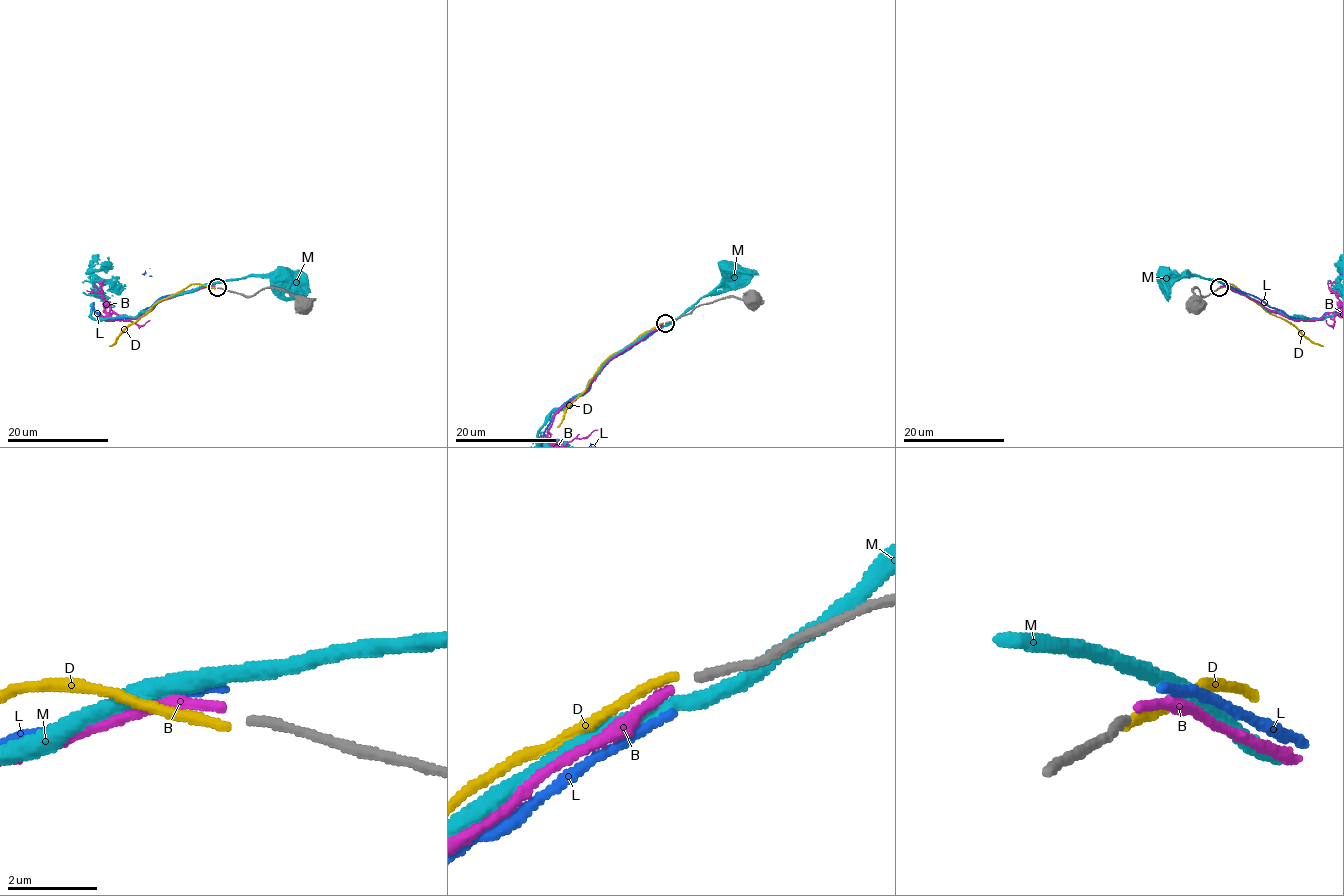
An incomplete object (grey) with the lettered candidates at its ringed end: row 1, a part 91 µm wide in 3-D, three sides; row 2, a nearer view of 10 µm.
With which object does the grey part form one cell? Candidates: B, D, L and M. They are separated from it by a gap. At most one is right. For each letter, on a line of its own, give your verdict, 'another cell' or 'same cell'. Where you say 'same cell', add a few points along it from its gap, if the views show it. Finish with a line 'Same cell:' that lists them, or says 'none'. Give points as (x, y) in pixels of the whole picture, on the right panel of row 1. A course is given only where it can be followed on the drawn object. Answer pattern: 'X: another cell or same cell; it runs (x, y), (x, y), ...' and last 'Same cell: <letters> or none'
B: another cell
D: another cell
L: another cell
M: another cell
Same cell: none

